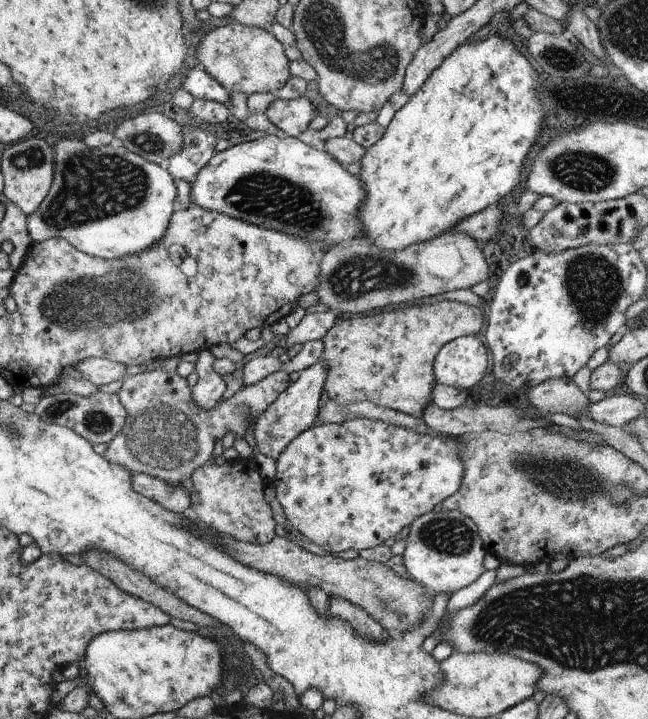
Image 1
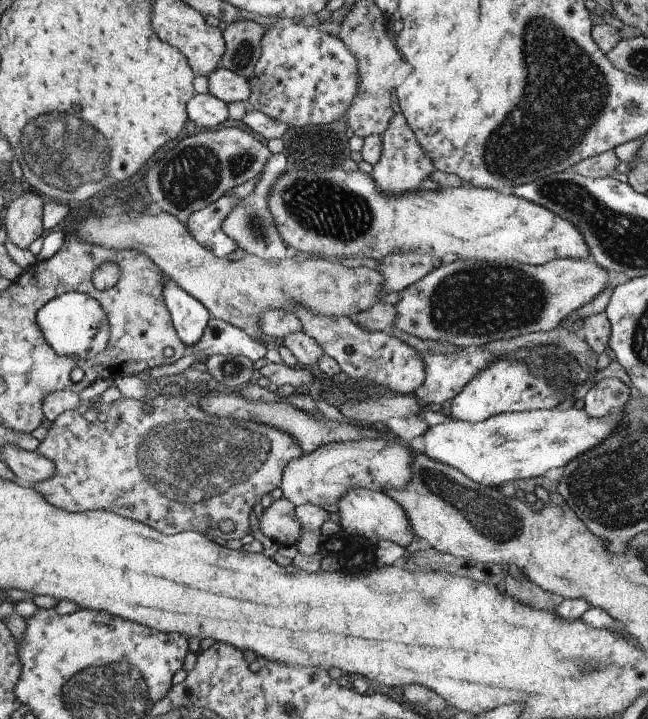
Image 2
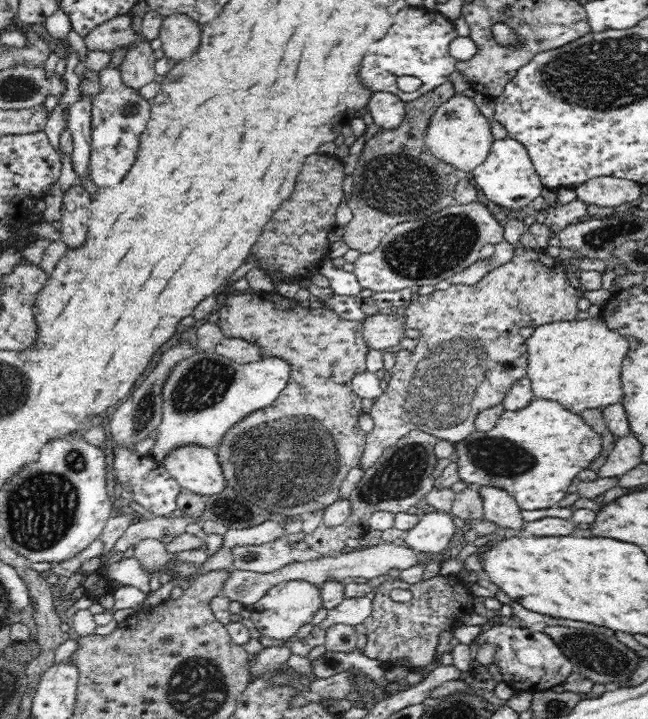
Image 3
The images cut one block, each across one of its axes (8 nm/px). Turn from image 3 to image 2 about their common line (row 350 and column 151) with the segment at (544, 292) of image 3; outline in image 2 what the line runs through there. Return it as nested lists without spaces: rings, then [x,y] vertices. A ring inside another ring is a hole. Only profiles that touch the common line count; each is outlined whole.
[[[189,384],[146,401],[120,397],[102,407],[101,417],[94,422],[76,409],[61,413],[47,428],[44,440],[35,450],[53,462],[54,474],[31,488],[64,511],[112,512],[150,526],[163,535],[197,531],[211,541],[243,538],[250,532],[249,512],[253,503],[279,486],[285,464],[303,452],[289,433],[273,425],[206,413],[198,405],[200,392],[197,390],[201,389],[202,385]],[[145,406],[149,406],[151,412],[145,412]],[[220,520],[231,520],[234,530],[226,535],[221,533],[217,528]]]

